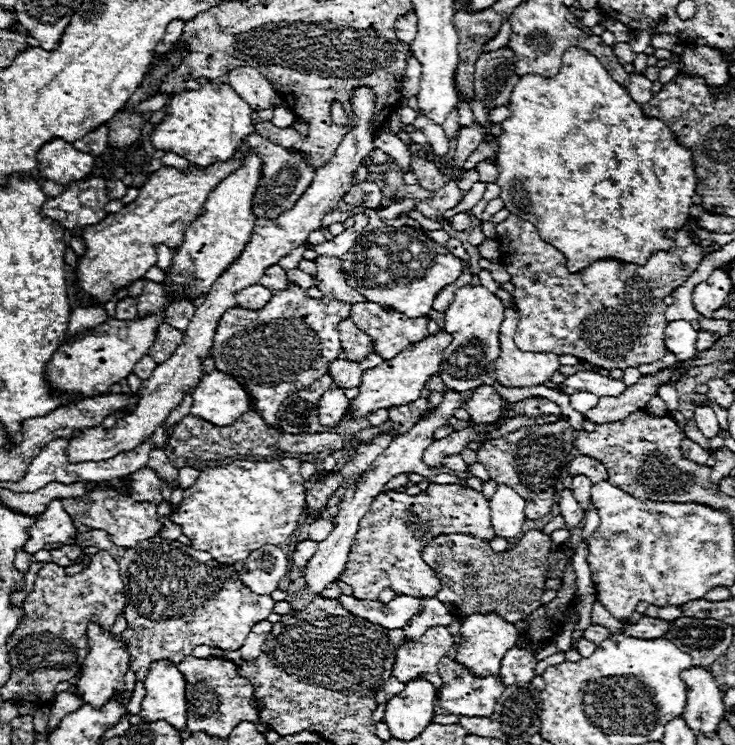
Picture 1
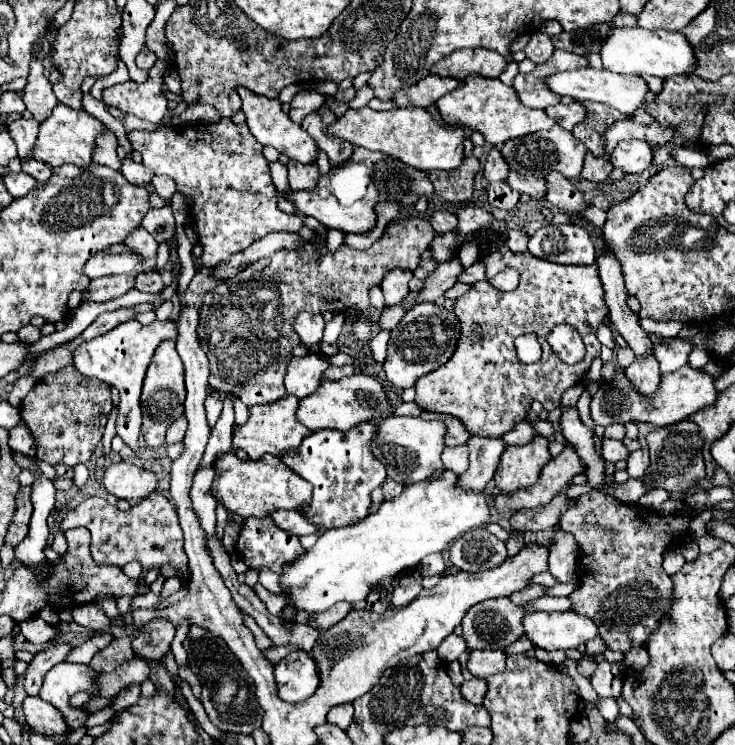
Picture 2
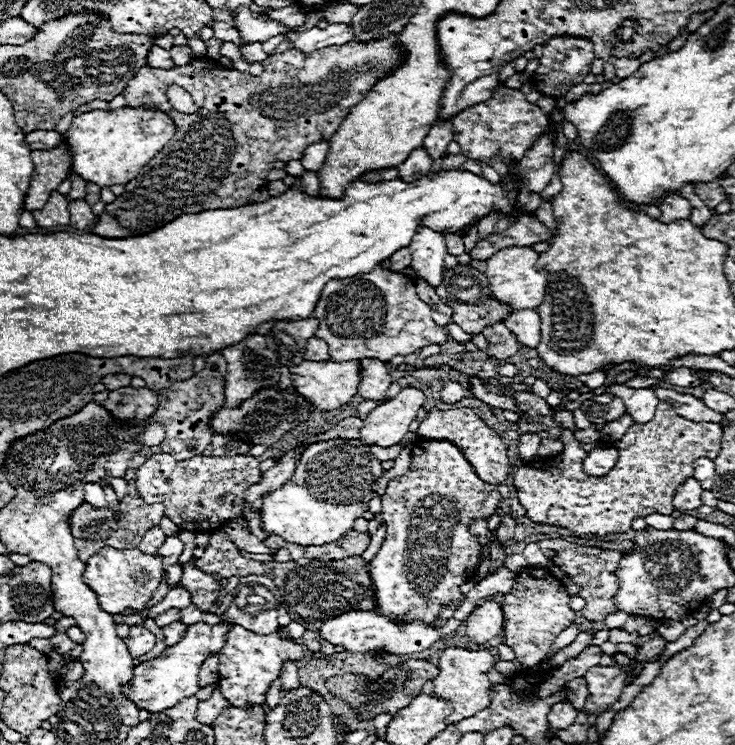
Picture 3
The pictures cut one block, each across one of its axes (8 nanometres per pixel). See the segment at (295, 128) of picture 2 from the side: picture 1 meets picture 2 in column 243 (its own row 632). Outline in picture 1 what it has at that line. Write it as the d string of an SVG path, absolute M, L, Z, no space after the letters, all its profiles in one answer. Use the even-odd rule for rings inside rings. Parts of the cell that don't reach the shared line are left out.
M90 624L88 628L88 656L82 662L80 680L76 682L76 694L82 698L84 704L90 704L92 708L102 708L106 700L110 700L110 694L114 690L124 692L124 676L130 668L130 654L126 650L126 644L120 640L116 642L110 638L110 632L102 632L96 624Z

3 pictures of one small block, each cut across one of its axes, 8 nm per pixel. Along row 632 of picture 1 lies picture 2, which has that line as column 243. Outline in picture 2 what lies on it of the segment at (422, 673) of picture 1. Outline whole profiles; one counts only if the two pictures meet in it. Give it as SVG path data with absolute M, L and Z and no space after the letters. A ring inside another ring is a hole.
M284 396L278 402L248 408L248 422L244 426L234 426L232 448L244 450L250 458L262 458L264 454L284 454L284 450L296 450L304 436L310 434L310 430L304 430L304 426L296 422L296 404L298 398Z

